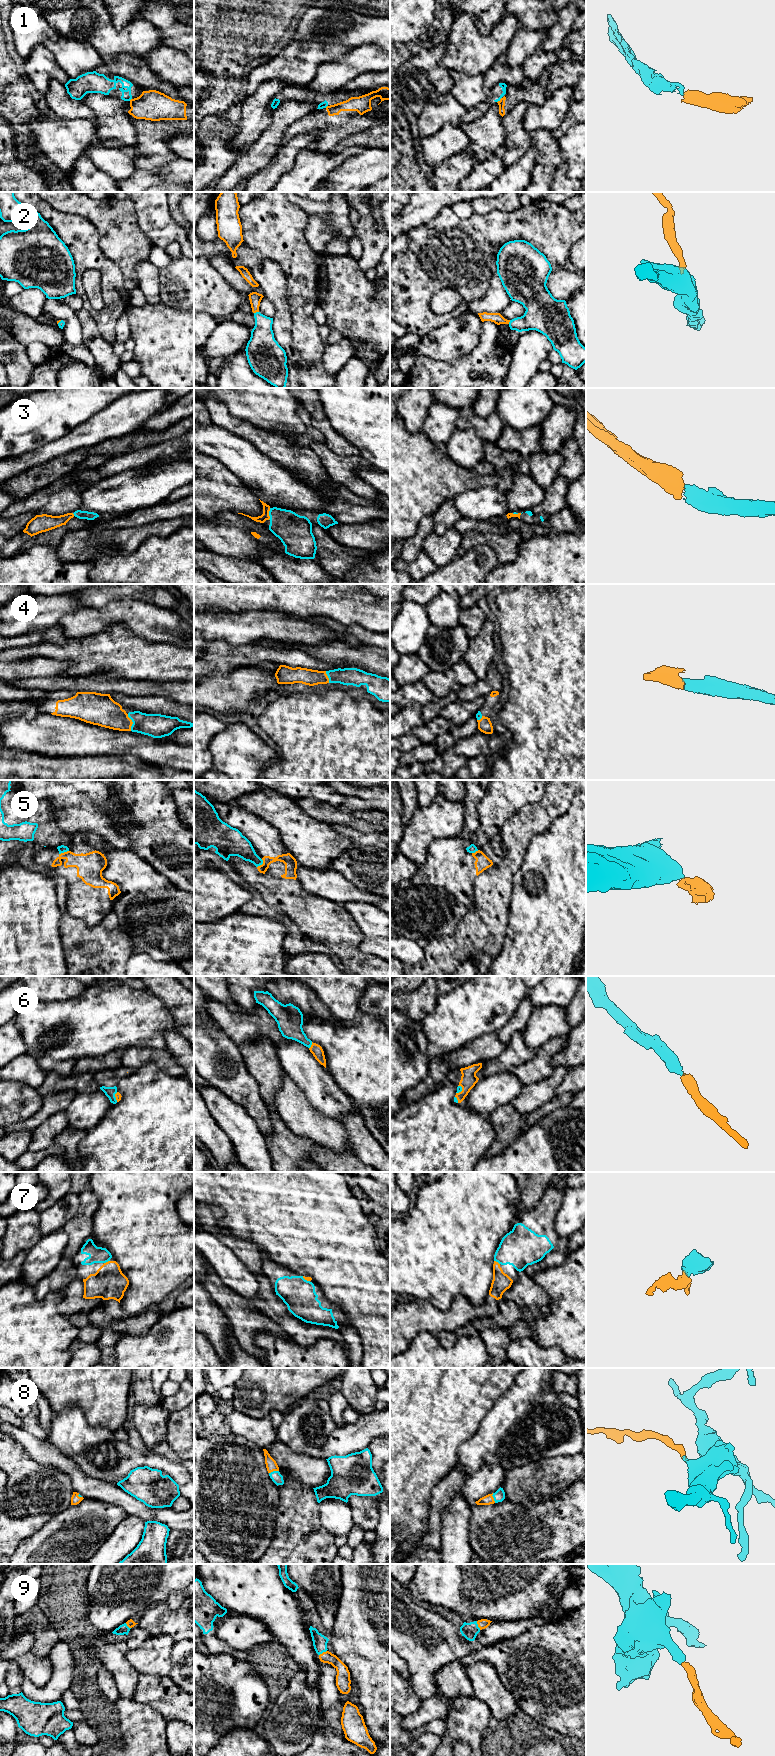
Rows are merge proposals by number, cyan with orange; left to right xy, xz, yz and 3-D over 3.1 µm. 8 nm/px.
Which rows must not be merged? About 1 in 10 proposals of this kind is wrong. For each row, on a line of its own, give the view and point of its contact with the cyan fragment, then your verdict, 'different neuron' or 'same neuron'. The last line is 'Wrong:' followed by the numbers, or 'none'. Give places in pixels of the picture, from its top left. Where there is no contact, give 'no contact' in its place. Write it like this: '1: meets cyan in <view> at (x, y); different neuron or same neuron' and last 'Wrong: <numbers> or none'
1: meets cyan in yz at (499, 100); different neuron
2: meets cyan in xz at (256, 312); same neuron
3: meets cyan in xz at (269, 514); same neuron
4: meets cyan in xy at (132, 721); same neuron
5: meets cyan in xz at (261, 864); different neuron
6: meets cyan in xz at (311, 1044); same neuron
7: meets cyan in xy at (106, 1261); same neuron
8: meets cyan in xz at (273, 1471); same neuron
9: meets cyan in yz at (477, 1625); same neuron
Wrong: 1, 5

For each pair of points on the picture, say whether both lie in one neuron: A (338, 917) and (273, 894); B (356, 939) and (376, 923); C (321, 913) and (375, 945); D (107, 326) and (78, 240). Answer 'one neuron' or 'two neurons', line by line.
A: one neuron
B: two neurons
C: two neurons
D: one neuron

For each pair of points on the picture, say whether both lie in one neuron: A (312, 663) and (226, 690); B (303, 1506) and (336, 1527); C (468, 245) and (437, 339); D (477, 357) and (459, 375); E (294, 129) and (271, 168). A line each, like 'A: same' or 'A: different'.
A: different
B: different
C: different
D: same
E: different

